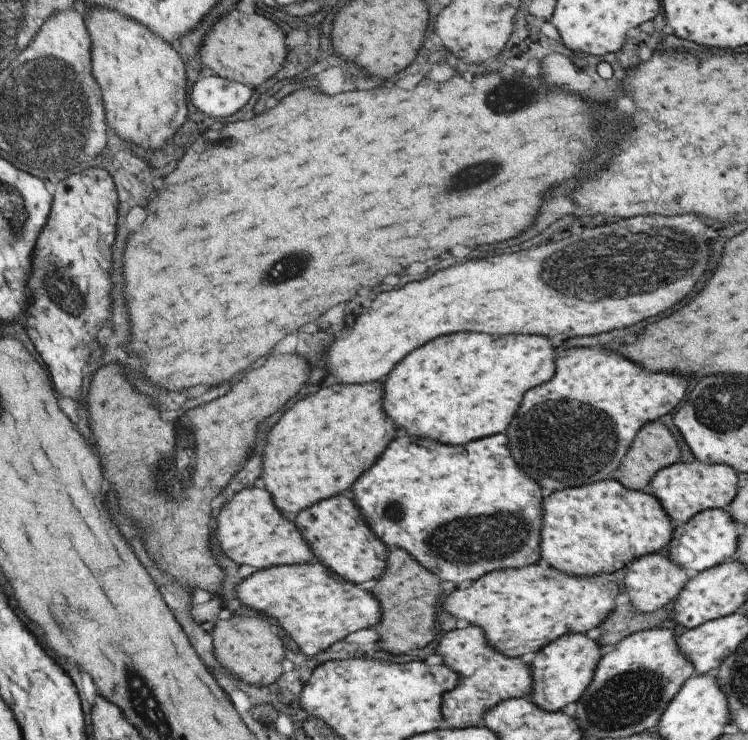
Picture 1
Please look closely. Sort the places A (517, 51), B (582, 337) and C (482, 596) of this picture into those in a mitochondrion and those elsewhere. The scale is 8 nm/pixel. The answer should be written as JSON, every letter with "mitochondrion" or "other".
{"A":"other","B":"other","C":"other"}

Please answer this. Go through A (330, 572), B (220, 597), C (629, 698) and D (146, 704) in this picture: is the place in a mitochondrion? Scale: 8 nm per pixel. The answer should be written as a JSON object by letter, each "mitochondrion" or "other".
{"A":"other","B":"other","C":"mitochondrion","D":"mitochondrion"}

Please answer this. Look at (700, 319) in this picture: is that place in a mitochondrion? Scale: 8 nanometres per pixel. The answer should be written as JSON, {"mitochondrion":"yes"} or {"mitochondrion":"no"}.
{"mitochondrion":"no"}

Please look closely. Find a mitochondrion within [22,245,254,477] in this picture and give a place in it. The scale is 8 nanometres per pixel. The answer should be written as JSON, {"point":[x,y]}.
{"point":[58,282]}

